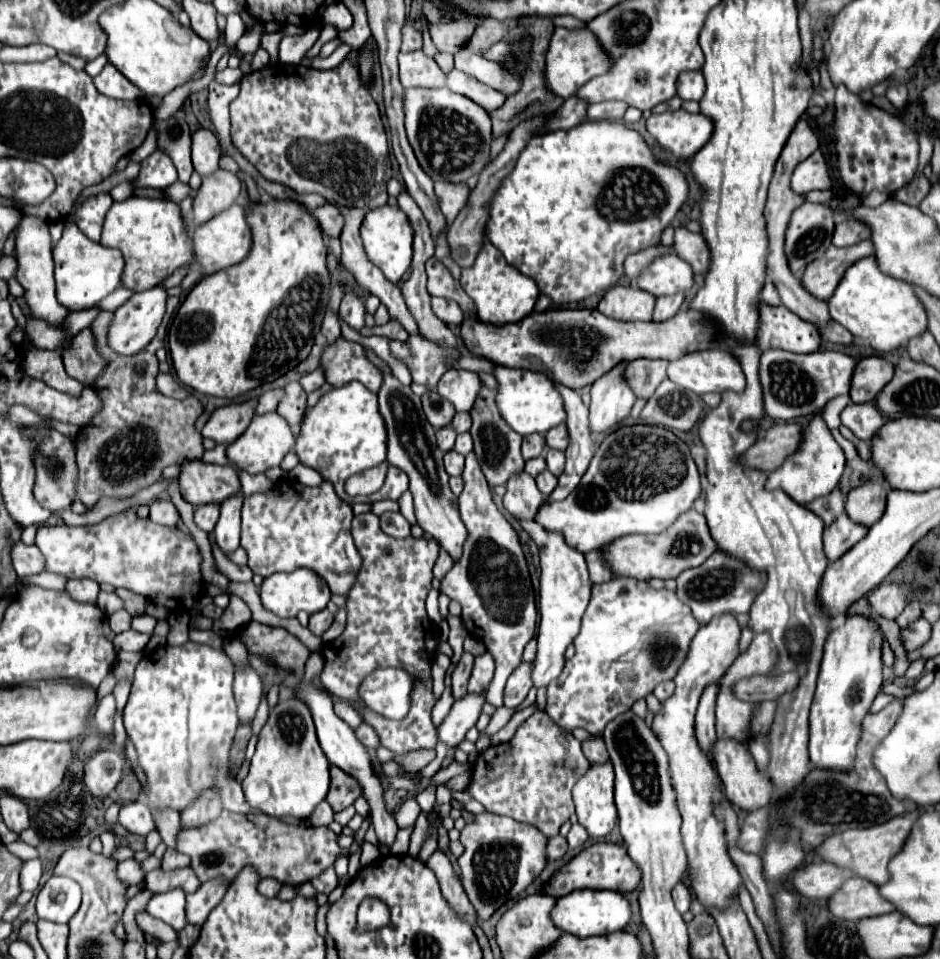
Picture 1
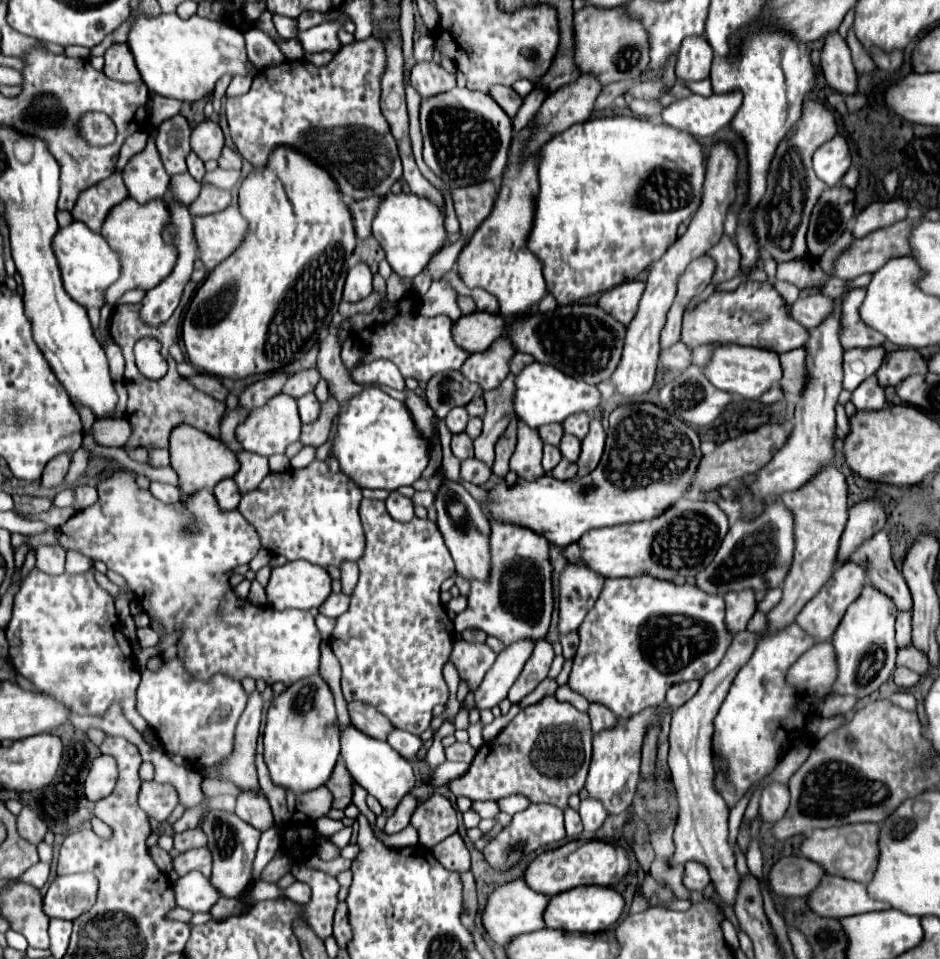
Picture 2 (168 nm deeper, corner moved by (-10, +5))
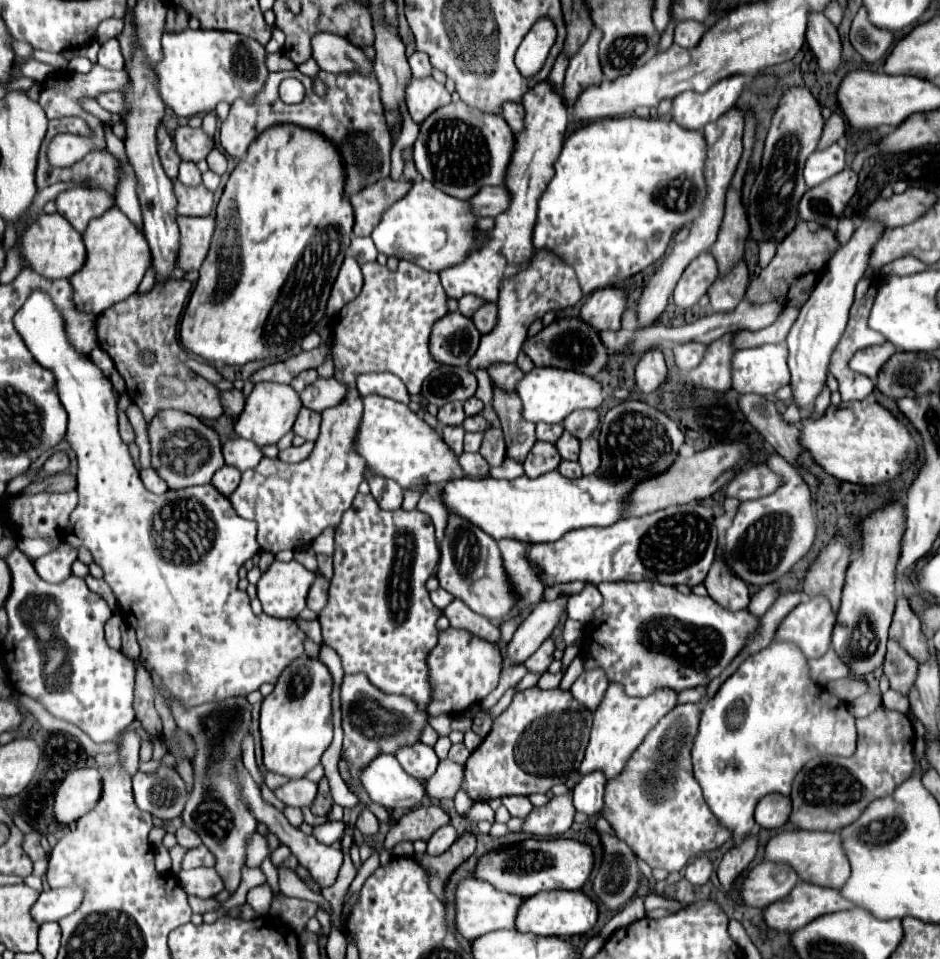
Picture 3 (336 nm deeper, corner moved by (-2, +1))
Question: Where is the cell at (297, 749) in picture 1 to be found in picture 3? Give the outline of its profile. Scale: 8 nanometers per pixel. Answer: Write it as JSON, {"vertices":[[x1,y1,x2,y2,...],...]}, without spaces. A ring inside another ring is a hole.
{"vertices":[[307,656,297,658,283,670,275,690,261,704,263,764,269,772,299,780,321,762,323,752,333,740,331,684,327,666]]}

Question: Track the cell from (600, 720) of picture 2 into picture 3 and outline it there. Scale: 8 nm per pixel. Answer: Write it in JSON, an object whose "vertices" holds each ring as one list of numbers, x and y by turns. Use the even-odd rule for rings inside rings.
{"vertices":[[589,670,583,672,571,686,571,696,575,700,579,700,579,704,583,704,585,708,589,708,591,712,595,712,595,708,599,708,605,692,607,692,607,678,601,670]]}

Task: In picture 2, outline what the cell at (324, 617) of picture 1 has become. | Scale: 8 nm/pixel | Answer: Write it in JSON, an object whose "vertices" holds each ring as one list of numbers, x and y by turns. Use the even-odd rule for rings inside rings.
{"vertices":[[331,594,321,606,319,606,319,612,329,616,329,618,337,618,341,616,343,612,347,612,349,608,349,596,347,594]]}

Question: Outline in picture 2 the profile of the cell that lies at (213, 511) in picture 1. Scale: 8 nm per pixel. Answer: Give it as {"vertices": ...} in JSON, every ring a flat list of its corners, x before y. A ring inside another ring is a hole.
{"vertices":[[233,478,223,480,221,484,217,484,217,486,213,488,213,494,215,494,215,498,217,498,217,502,219,502,219,506,221,506,223,510,233,510,233,508,237,508,237,504,239,504,239,500,241,500,239,488,237,488,237,484,235,484]]}

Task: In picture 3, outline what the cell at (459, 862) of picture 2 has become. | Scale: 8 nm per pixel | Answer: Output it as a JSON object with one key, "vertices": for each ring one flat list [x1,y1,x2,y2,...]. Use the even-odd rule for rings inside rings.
{"vertices":[[451,824,439,828,427,842,427,854,429,856,441,856,443,852,447,852,457,840,457,832]]}

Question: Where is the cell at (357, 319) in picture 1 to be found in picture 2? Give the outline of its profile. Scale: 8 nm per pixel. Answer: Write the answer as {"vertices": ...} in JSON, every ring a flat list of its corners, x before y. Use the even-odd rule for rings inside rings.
{"vertices":[[357,262,355,266,349,268,347,280,345,280,345,290,343,290,343,300,345,302,359,302,371,294,371,280,373,274,367,264]]}

